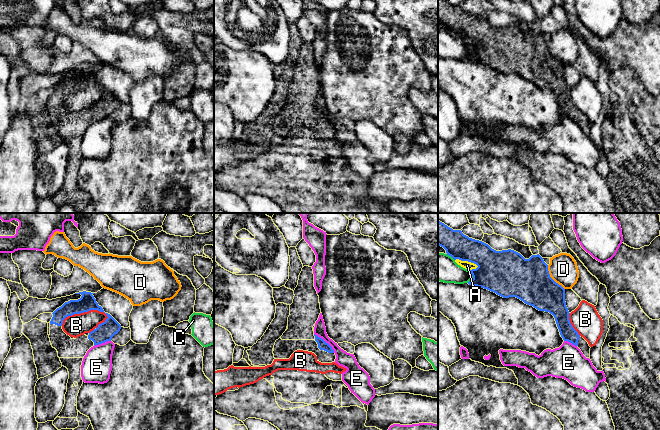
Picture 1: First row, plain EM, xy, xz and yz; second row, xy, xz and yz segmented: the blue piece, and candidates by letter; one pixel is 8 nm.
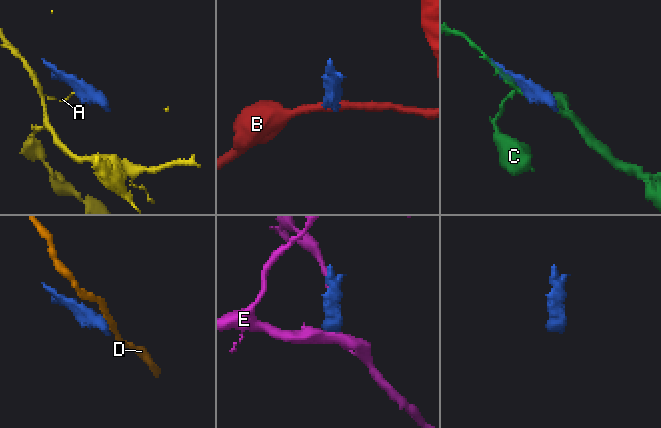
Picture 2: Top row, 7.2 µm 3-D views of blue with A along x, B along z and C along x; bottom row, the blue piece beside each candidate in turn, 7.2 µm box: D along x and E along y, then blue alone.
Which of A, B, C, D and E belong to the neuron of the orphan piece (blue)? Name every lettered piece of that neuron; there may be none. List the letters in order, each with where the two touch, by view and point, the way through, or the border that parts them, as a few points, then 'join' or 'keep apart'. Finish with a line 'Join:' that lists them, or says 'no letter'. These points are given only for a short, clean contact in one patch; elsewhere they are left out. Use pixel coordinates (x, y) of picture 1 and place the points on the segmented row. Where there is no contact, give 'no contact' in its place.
A: meets blue in yz at (467, 260); keep apart
B: meets blue in xy at (83, 312); keep apart
C: meets blue in yz at (473, 277); keep apart
D: meets blue in yz at (551, 278); border along yz (547, 265), (549, 275), (564, 289); keep apart
E: meets blue in xz at (324, 341); border along xz (314, 333), (321, 337), (334, 352); keep apart
Join: no letter

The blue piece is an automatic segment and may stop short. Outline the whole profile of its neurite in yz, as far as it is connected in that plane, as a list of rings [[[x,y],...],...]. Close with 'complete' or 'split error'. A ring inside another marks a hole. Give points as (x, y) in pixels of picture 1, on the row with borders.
[[[439,220],[438,245],[443,247],[447,255],[454,260],[468,261],[478,266],[470,270],[473,279],[468,282],[469,285],[487,289],[503,298],[516,297],[539,311],[549,312],[554,316],[563,340],[577,346],[583,355],[590,359],[591,347],[570,323],[565,289],[550,277],[548,265],[539,254],[525,259],[520,253],[511,249],[496,251],[488,244],[469,238],[461,230],[453,230]]] | split error

